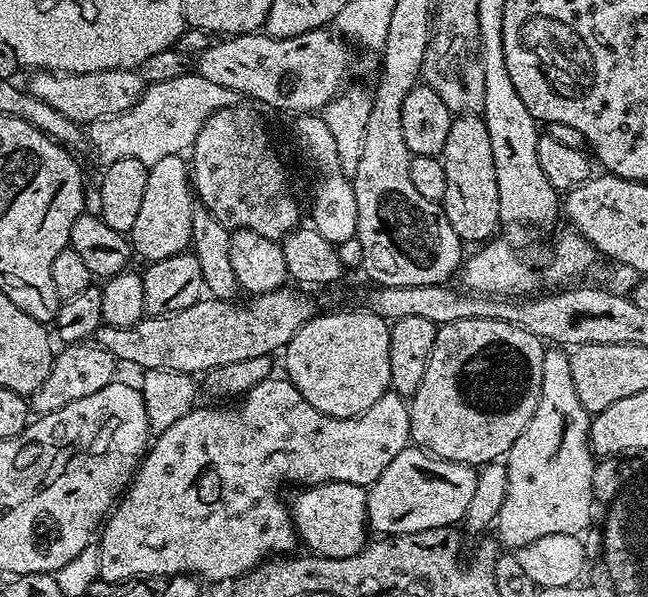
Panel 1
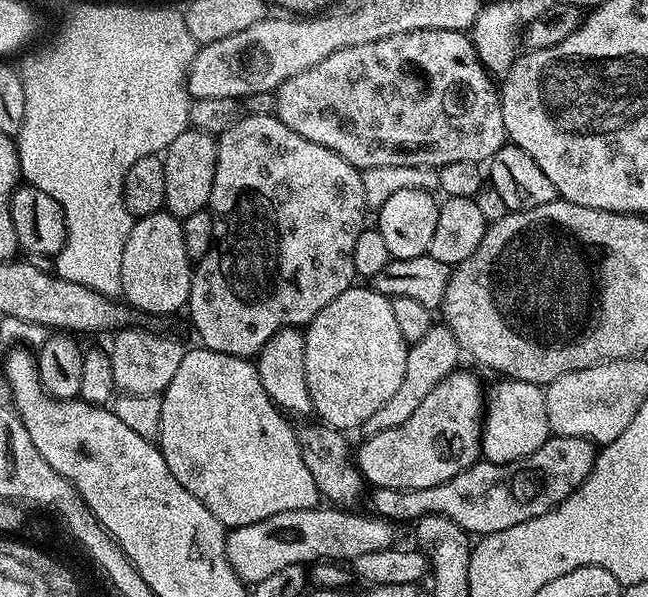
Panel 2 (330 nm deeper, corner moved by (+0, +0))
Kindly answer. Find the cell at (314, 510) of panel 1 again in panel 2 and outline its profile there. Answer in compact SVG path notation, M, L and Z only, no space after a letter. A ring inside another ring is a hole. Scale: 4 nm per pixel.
M203 346L195 347L189 347L185 351L182 362L178 365L177 372L174 373L174 378L170 378L170 386L166 386L160 396L162 414L160 415L158 447L166 458L166 466L170 466L170 474L174 474L174 478L178 478L178 482L182 482L182 486L186 486L186 490L190 490L190 494L194 494L194 498L198 498L198 502L202 502L202 506L206 506L206 510L210 510L210 514L214 514L214 518L218 518L218 522L222 522L228 530L250 526L254 522L262 522L274 514L317 507L321 503L322 493L302 458L297 429L295 427L292 429L288 425L289 417L281 412L266 394L255 363L242 356L222 354L218 350L210 350Z

